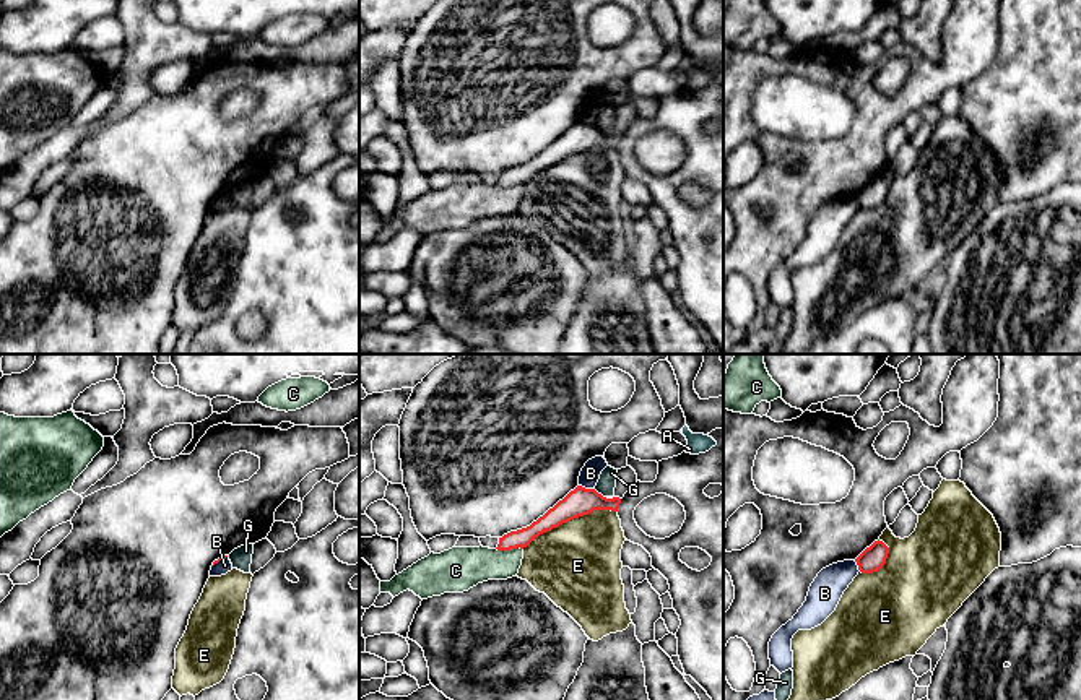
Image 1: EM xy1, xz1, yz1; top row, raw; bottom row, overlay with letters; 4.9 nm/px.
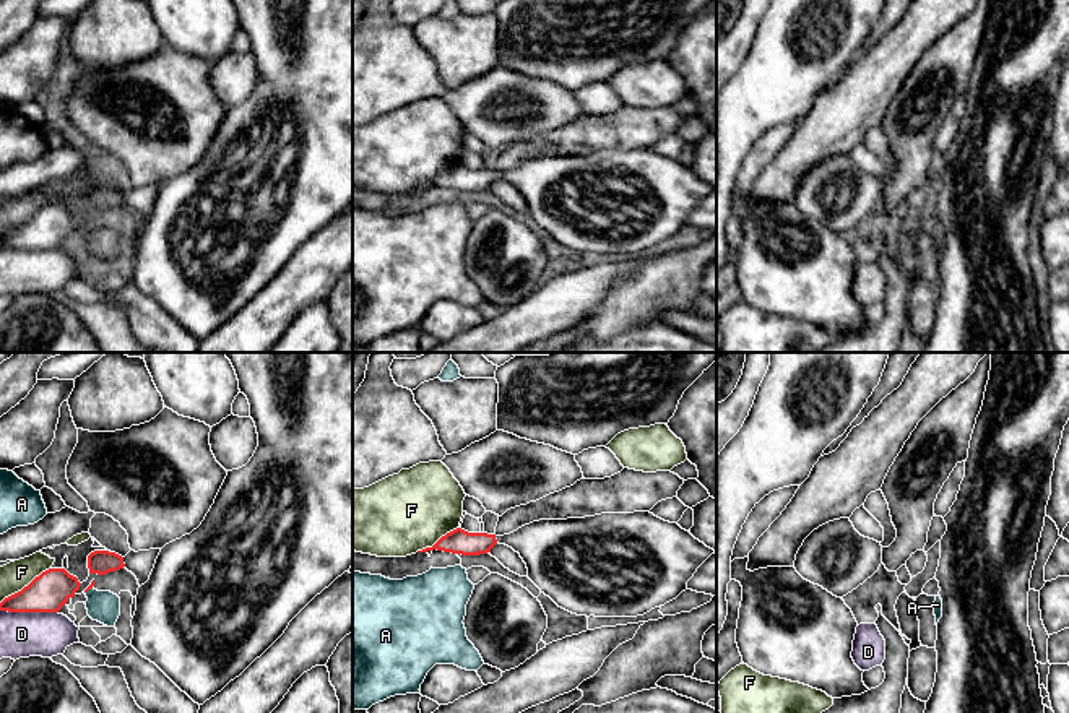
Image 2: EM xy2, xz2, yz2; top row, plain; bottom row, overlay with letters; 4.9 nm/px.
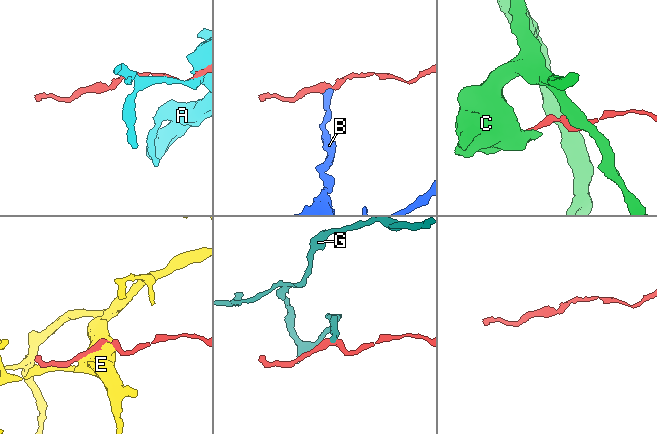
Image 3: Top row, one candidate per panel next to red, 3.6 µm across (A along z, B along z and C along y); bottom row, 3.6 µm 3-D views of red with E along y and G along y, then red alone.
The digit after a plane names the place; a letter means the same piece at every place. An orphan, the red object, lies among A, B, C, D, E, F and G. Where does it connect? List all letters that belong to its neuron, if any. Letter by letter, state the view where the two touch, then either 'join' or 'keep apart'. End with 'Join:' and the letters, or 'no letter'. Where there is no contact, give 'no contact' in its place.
A: meets red in xy2; keep apart
B: meets red in xz1; keep apart
C: meets red in xz1; keep apart
D: meets red in xy2; keep apart
E: meets red in xz1; keep apart
F: meets red in xy2; keep apart
G: meets red in xz1; keep apart
Join: no letter

